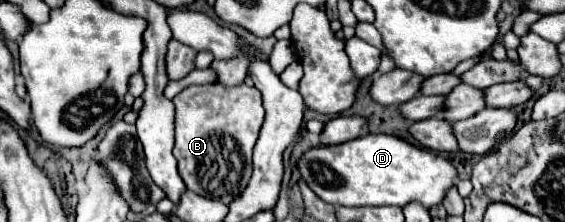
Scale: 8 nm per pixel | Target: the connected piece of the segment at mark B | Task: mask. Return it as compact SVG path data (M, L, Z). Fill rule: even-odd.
M208 83L208 85L190 85L182 89L174 99L176 107L176 145L174 145L174 157L178 161L180 177L202 177L202 195L210 197L214 195L216 185L216 199L232 201L236 193L242 193L250 181L252 175L252 149L258 139L260 127L264 123L264 107L262 107L262 95L256 87L248 85L234 85L226 87L220 83Z

